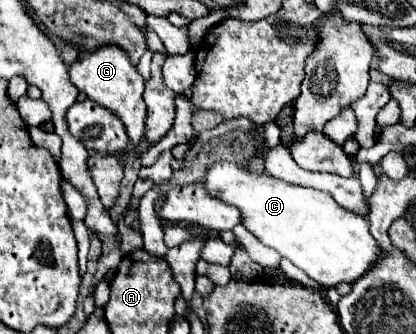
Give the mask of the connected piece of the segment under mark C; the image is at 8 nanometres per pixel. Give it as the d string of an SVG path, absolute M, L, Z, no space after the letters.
M226 161L214 163L206 171L204 185L210 195L240 207L244 215L242 225L250 233L290 259L322 287L332 287L342 281L354 283L382 257L380 245L368 231L368 219L342 209L328 193L290 185L264 173L250 173L244 165Z

